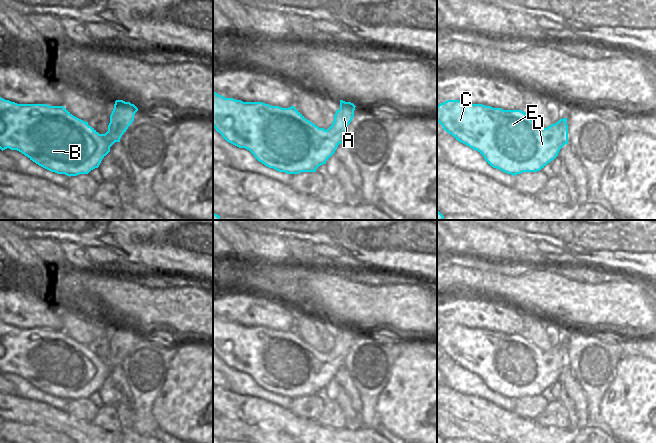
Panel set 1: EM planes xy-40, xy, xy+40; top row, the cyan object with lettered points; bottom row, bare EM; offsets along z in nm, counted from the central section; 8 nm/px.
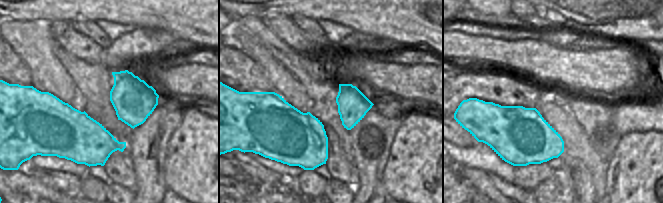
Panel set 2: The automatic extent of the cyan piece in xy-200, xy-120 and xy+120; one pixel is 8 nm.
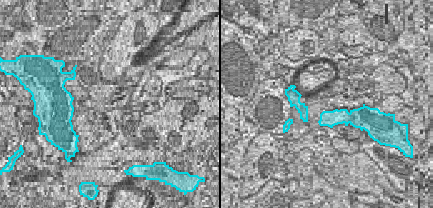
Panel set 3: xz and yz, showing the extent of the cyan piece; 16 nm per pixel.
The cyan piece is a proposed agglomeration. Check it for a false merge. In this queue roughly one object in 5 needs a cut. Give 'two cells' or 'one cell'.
one cell

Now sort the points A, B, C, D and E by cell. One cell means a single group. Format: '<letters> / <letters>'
A B C D E

